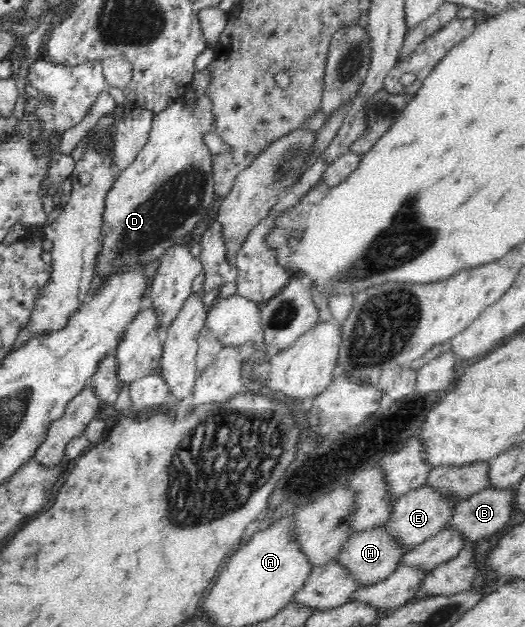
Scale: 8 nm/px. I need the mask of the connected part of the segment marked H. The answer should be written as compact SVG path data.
M373 526L366 530L355 531L354 535L349 537L348 543L343 545L337 560L353 572L360 585L373 585L387 577L410 550L395 540L395 536L387 526Z

